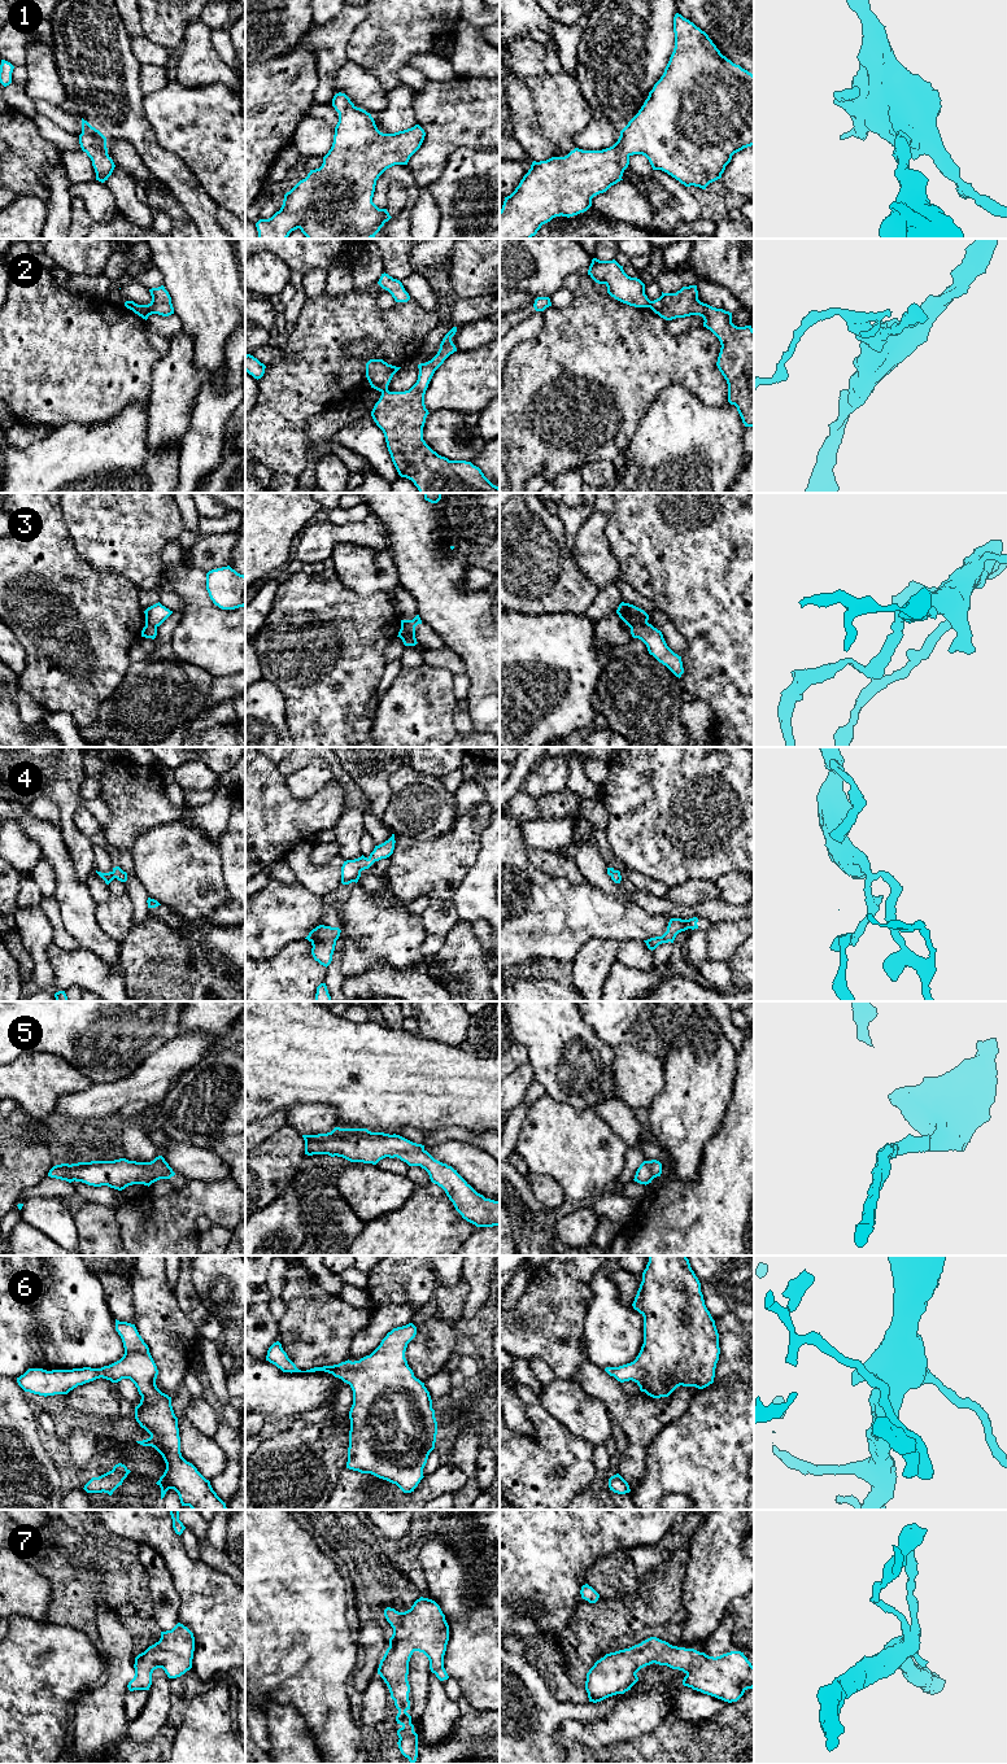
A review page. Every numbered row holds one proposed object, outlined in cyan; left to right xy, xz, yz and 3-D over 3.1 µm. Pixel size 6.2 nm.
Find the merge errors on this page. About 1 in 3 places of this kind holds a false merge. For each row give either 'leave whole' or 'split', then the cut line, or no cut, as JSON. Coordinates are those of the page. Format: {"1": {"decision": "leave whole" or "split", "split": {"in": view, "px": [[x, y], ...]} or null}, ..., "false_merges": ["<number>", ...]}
{"1": {"decision": "leave whole", "split": null}, "2": {"decision": "split", "split": {"in": "xz", "px": [[387, 388], [382, 392]]}}, "3": {"decision": "split", "split": {"in": "yz", "px": [[646, 621], [637, 623], [631, 628]]}}, "4": {"decision": "leave whole", "split": null}, "5": {"decision": "leave whole", "split": null}, "6": {"decision": "leave whole", "split": null}, "7": {"decision": "leave whole", "split": null}, "false_merges": ["2", "3"]}

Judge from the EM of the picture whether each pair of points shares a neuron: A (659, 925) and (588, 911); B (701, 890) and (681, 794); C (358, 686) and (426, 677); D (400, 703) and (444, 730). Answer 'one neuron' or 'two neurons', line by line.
A: one neuron
B: two neurons
C: two neurons
D: one neuron

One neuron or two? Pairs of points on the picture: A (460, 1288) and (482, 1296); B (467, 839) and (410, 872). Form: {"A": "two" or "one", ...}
{"A": "two", "B": "one"}

